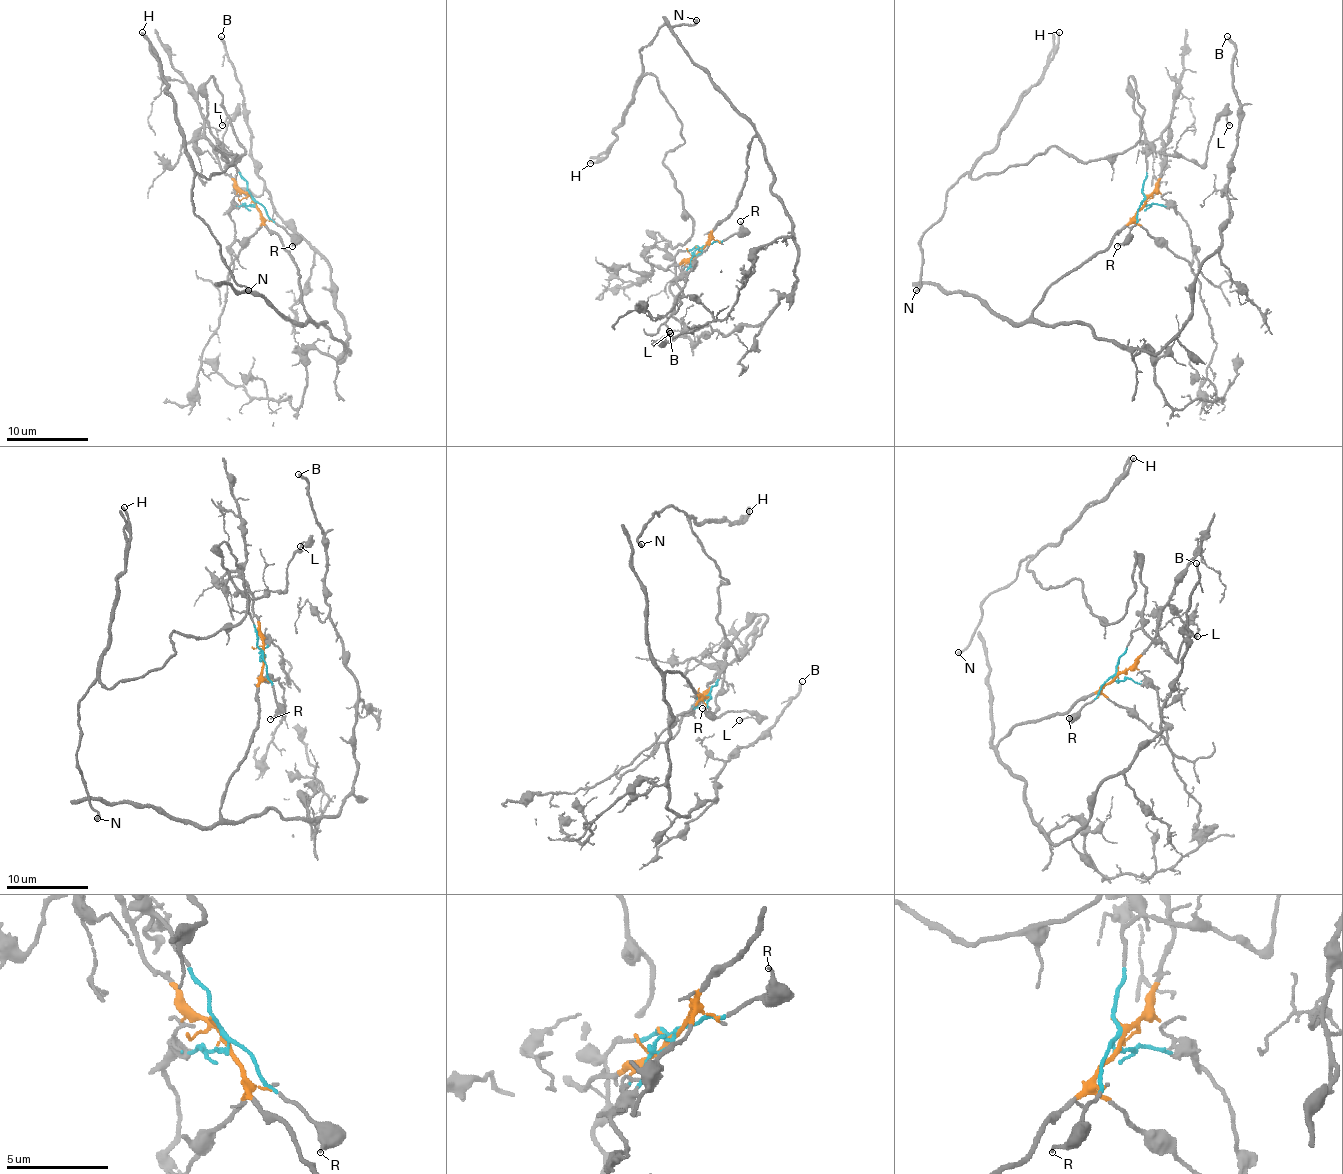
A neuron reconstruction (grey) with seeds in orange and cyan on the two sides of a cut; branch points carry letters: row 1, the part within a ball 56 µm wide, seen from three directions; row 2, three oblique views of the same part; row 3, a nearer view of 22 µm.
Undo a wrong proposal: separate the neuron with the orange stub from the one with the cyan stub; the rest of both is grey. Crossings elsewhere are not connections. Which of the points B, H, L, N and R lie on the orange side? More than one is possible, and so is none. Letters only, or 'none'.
B

